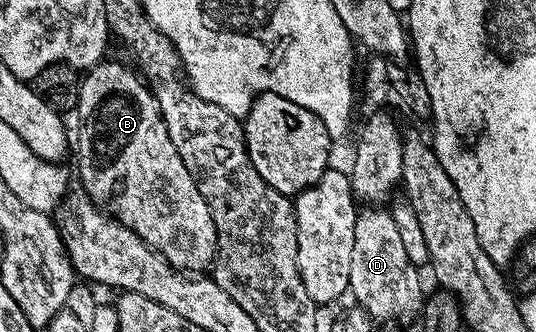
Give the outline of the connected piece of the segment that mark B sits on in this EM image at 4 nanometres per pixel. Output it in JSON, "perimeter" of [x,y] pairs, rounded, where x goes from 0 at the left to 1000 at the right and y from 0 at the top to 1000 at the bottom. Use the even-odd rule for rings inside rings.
{"perimeter":[[[190,184],[181,199],[164,205],[147,250],[140,343],[144,343],[144,358],[151,373],[144,383],[144,419],[140,407],[140,455],[144,443],[144,527],[151,536],[151,551],[147,551],[149,572],[166,584],[168,605],[179,611],[190,636],[220,660],[237,690],[250,696],[284,756],[295,756],[323,804],[332,804],[336,816],[351,816],[354,822],[381,819],[384,810],[396,807],[405,774],[405,693],[401,690],[401,666],[394,654],[390,611],[379,593],[379,581],[371,581],[371,569],[364,557],[349,497],[341,497],[341,473],[334,473],[334,461],[312,401],[312,377],[304,364],[300,331],[293,322],[287,277],[280,265],[276,274],[261,250],[265,241],[254,211],[248,211],[250,217],[239,214],[226,190],[203,187]]]}

